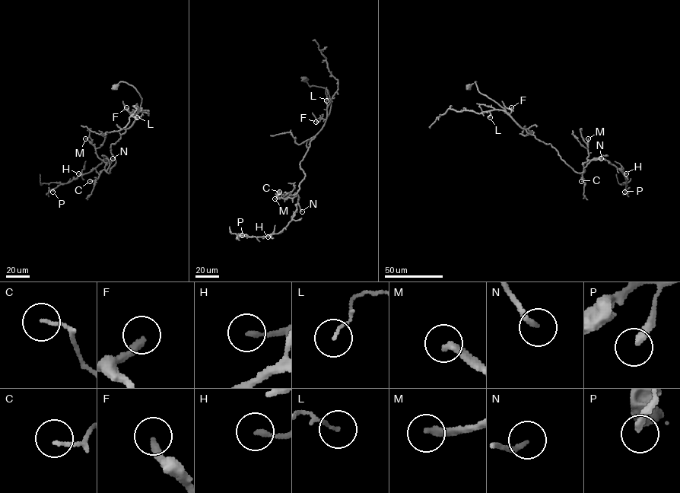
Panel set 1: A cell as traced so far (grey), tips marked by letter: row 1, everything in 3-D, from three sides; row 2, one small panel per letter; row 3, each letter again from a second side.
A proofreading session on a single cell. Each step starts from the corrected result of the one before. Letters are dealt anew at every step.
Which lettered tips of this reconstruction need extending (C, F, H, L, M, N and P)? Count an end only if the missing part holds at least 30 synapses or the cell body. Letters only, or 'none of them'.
M, N

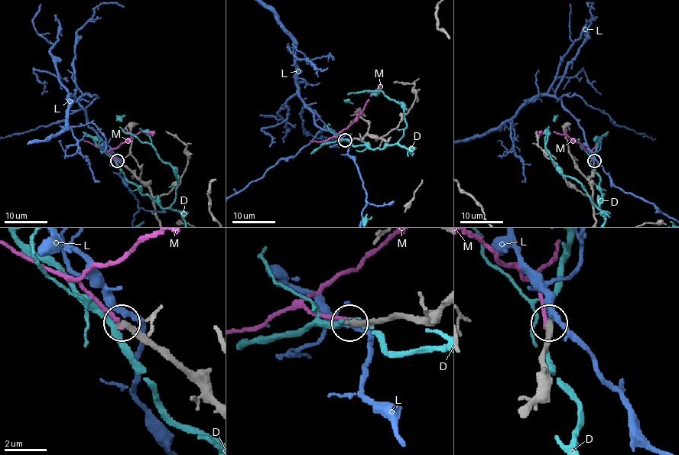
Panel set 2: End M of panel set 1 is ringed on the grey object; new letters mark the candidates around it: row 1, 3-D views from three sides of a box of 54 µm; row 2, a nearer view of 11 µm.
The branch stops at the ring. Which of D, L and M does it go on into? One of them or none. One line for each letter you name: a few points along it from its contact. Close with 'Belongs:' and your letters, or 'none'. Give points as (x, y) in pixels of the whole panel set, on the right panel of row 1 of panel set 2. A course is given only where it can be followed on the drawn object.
Belongs: none

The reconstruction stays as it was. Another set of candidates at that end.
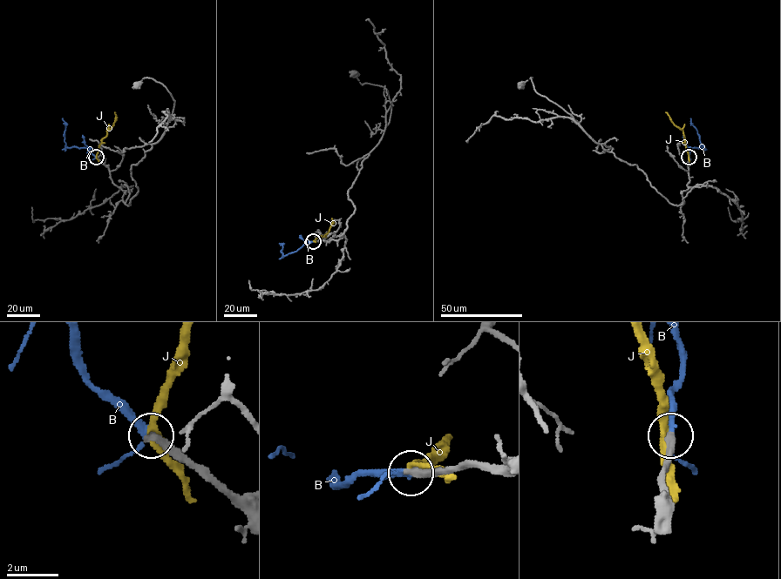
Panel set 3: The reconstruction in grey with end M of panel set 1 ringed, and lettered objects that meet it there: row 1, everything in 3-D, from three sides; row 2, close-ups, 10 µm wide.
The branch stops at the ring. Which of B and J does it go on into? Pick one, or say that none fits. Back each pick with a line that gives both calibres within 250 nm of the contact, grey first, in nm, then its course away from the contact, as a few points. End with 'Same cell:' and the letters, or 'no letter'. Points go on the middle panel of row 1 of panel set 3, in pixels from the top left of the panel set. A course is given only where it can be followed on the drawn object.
B: Thickness 320 nm (grey) against 190 nm. Its course: (313, 241), (284, 256), (282, 244), (279, 243)
Same cell: B

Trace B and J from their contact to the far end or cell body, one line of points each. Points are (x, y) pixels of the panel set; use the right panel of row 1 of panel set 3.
B: (689, 157), (690, 148), (703, 146), (690, 118)
J: (689, 158), (683, 131), (666, 112)

